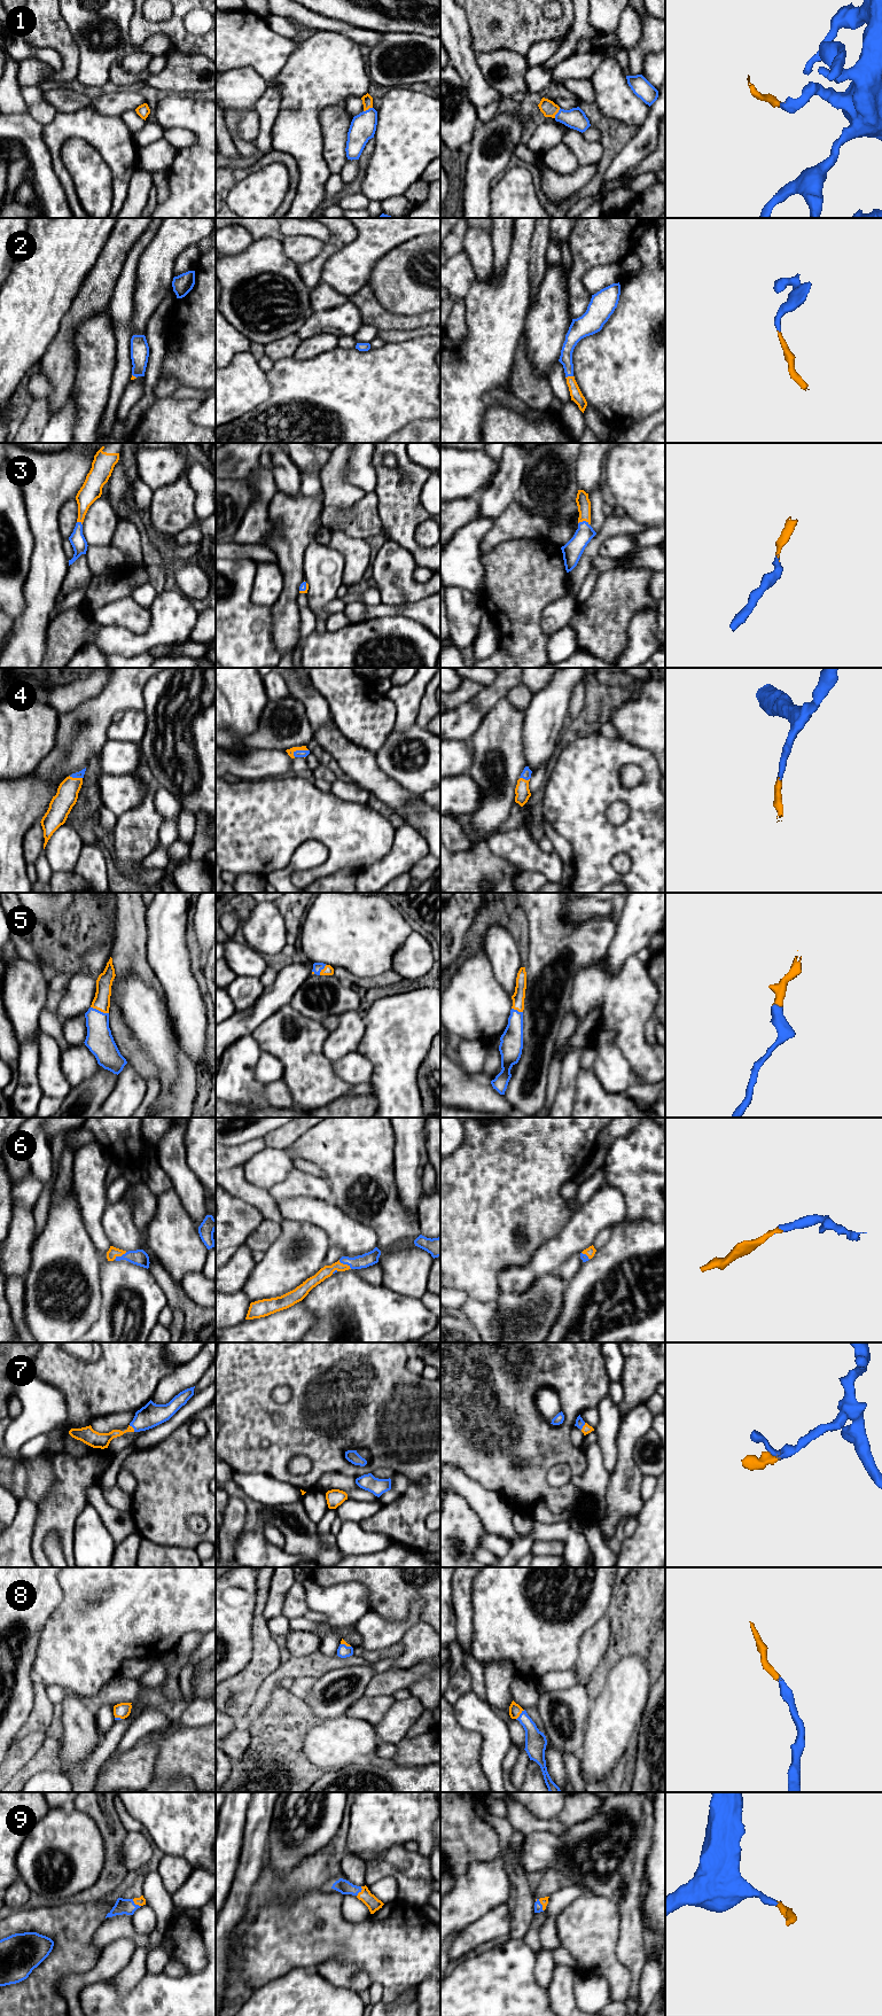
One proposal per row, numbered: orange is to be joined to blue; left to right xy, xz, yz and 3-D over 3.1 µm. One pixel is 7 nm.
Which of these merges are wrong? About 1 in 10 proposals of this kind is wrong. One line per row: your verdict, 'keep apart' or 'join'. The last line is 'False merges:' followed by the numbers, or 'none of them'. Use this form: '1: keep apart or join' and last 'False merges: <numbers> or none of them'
1: join
2: join
3: join
4: join
5: join
6: join
7: join
8: join
9: join
False merges: none of them

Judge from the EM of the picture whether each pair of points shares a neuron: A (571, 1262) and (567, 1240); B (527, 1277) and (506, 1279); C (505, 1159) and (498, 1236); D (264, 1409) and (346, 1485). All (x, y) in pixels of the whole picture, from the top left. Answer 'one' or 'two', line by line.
A: two
B: one
C: one
D: two

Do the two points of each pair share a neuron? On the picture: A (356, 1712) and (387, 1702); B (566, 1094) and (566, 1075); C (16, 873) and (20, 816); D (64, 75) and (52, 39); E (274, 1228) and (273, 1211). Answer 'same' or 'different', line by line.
A: same
B: same
C: same
D: same
E: different

